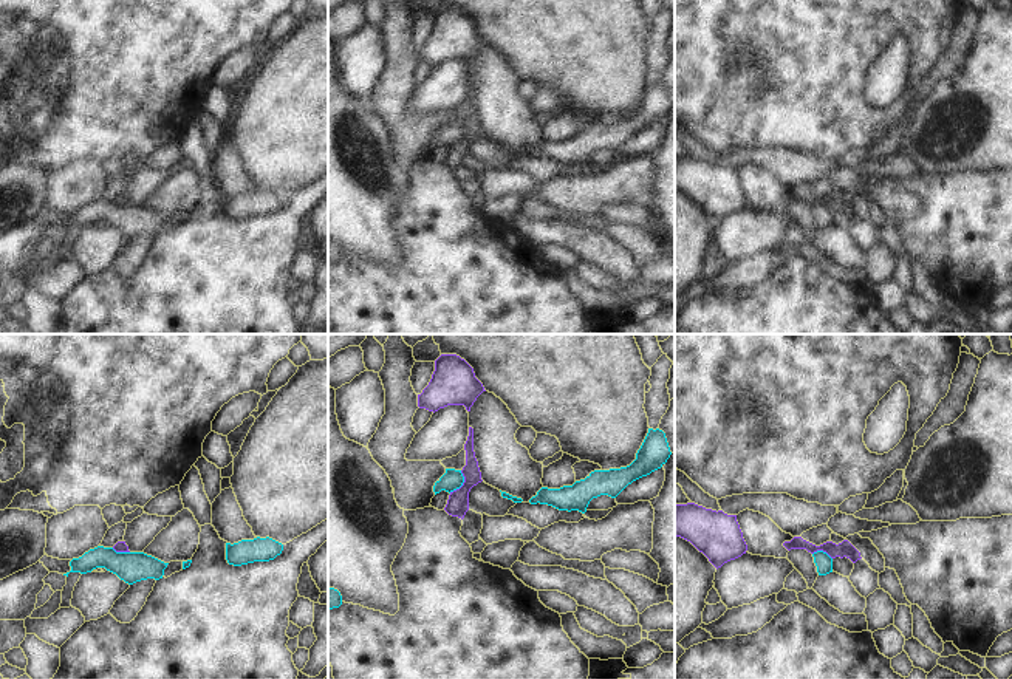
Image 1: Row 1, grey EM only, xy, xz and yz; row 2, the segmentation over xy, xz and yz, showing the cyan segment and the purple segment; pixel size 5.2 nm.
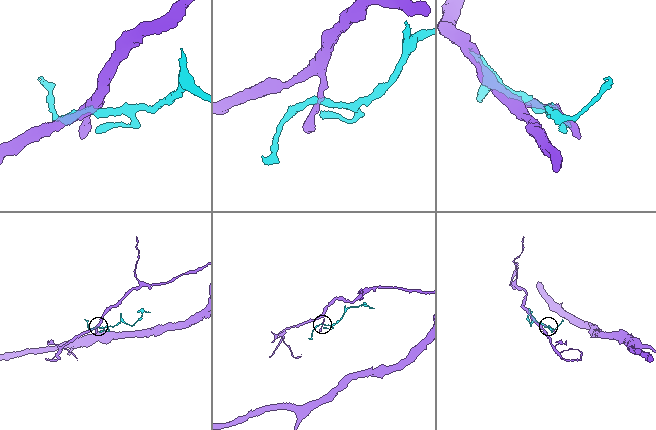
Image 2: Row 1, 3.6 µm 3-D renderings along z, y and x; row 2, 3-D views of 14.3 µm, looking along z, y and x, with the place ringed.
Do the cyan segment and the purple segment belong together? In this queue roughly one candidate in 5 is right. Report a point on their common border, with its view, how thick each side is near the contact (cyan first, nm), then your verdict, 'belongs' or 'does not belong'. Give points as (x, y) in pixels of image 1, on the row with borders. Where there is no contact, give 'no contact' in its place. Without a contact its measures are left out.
xz (461, 484) | 110/110 nm | does not belong

